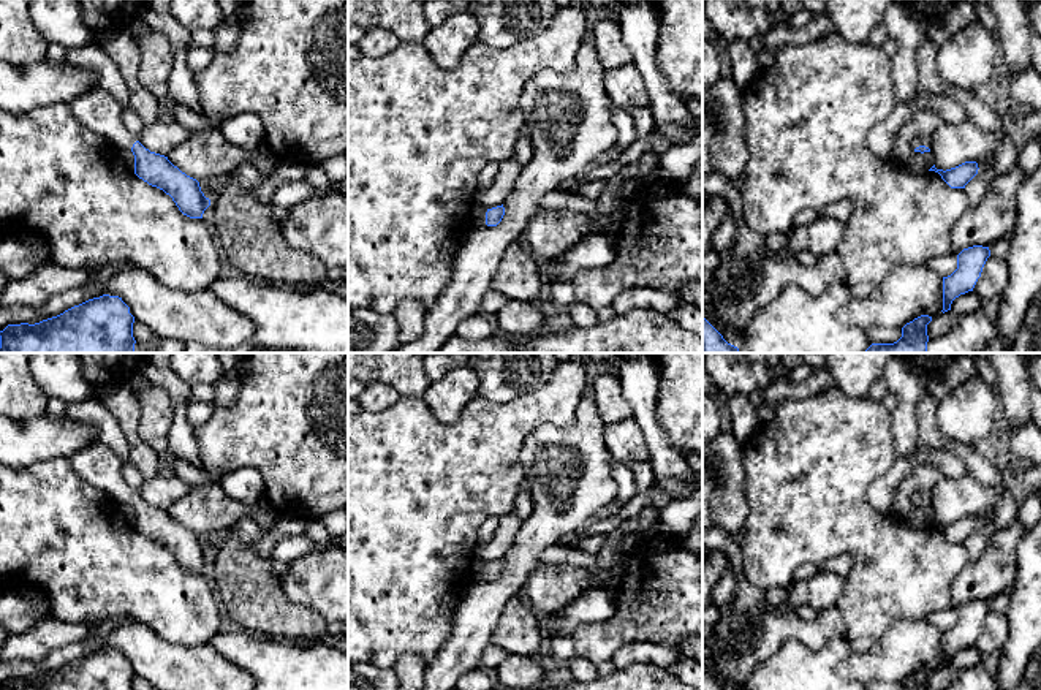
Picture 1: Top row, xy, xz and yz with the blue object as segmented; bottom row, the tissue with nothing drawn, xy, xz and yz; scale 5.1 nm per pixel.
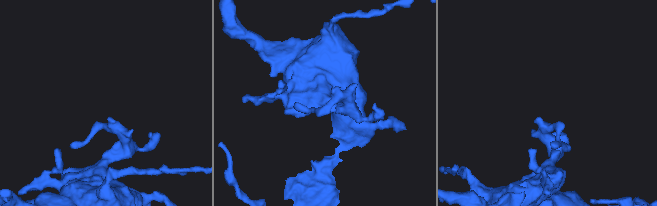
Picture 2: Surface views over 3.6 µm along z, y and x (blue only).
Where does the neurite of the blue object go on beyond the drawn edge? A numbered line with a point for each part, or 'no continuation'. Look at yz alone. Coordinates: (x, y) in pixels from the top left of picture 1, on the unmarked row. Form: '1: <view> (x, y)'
1: yz (923, 494)

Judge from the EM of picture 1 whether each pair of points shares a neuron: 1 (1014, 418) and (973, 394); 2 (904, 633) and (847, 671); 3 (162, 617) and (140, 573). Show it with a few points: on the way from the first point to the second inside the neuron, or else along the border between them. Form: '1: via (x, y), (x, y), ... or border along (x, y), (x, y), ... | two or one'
1: border along (997, 398), (1000, 409) | two
2: via (889, 648), (870, 667), (861, 667) | one
3: via (162, 606), (162, 599), (147, 584) | one

